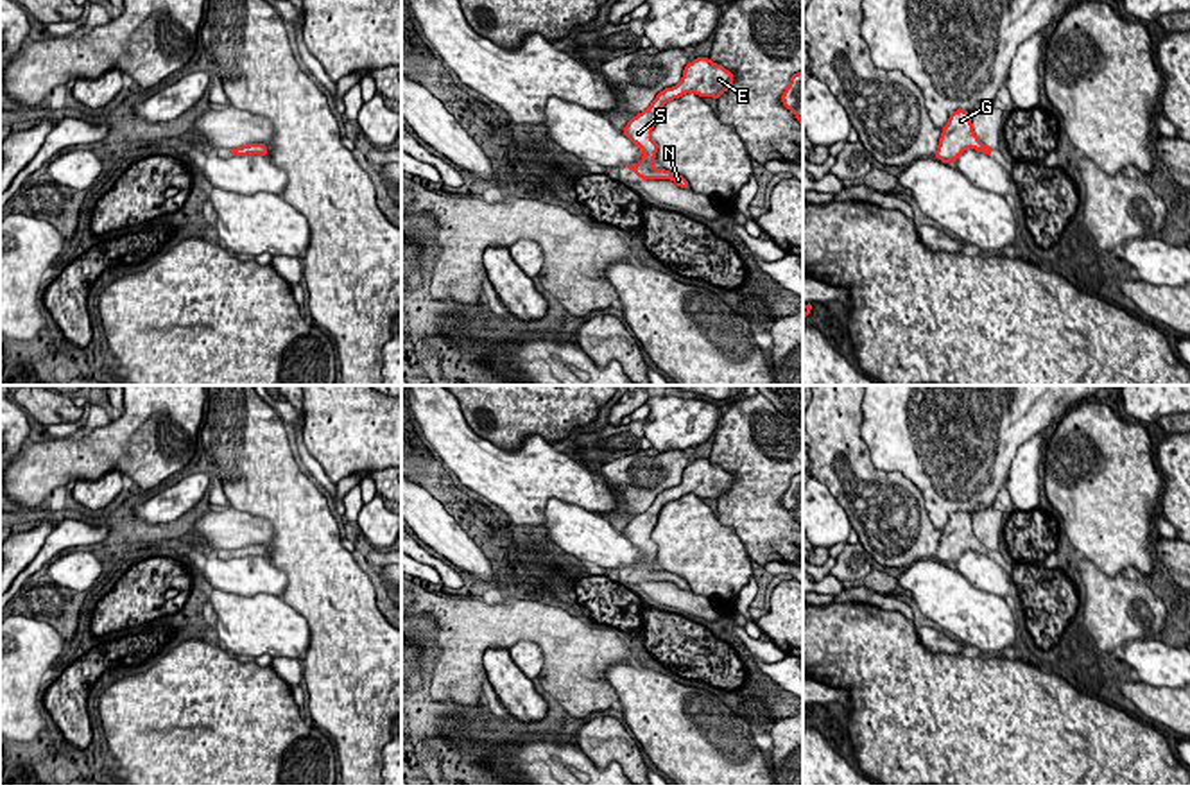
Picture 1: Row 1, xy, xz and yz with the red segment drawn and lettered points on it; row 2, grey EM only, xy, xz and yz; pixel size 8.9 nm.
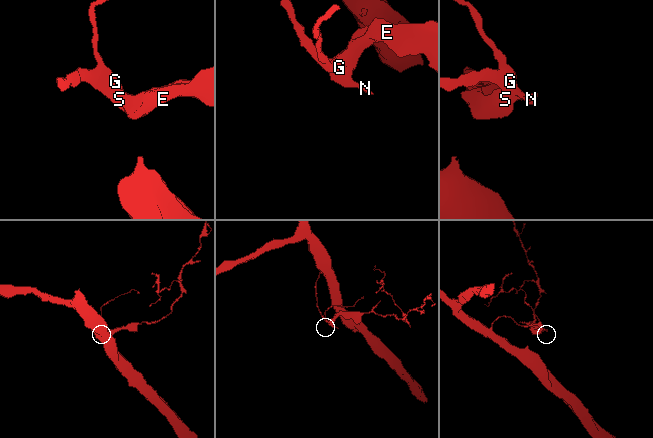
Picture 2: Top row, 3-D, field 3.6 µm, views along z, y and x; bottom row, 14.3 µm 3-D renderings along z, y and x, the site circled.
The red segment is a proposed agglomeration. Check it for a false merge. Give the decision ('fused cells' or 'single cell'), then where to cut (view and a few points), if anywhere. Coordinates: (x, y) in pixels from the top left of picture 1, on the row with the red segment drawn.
single cell; cut none

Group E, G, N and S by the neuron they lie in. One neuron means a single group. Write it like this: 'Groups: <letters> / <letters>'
Groups: E G N S

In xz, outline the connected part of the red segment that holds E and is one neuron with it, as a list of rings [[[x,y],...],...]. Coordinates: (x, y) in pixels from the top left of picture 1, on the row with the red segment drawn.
[[[697,57],[688,63],[683,70],[679,84],[660,91],[647,109],[629,118],[622,133],[642,149],[643,158],[634,165],[625,167],[642,179],[670,179],[677,186],[690,190],[690,185],[683,176],[652,167],[658,152],[658,143],[652,140],[651,133],[658,122],[660,109],[668,100],[679,99],[685,93],[719,99],[731,88],[733,79],[735,77],[729,70],[713,63],[710,57]]]

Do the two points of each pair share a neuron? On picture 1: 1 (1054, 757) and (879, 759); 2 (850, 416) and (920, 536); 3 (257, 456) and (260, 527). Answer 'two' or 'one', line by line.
1: one
2: one
3: two

